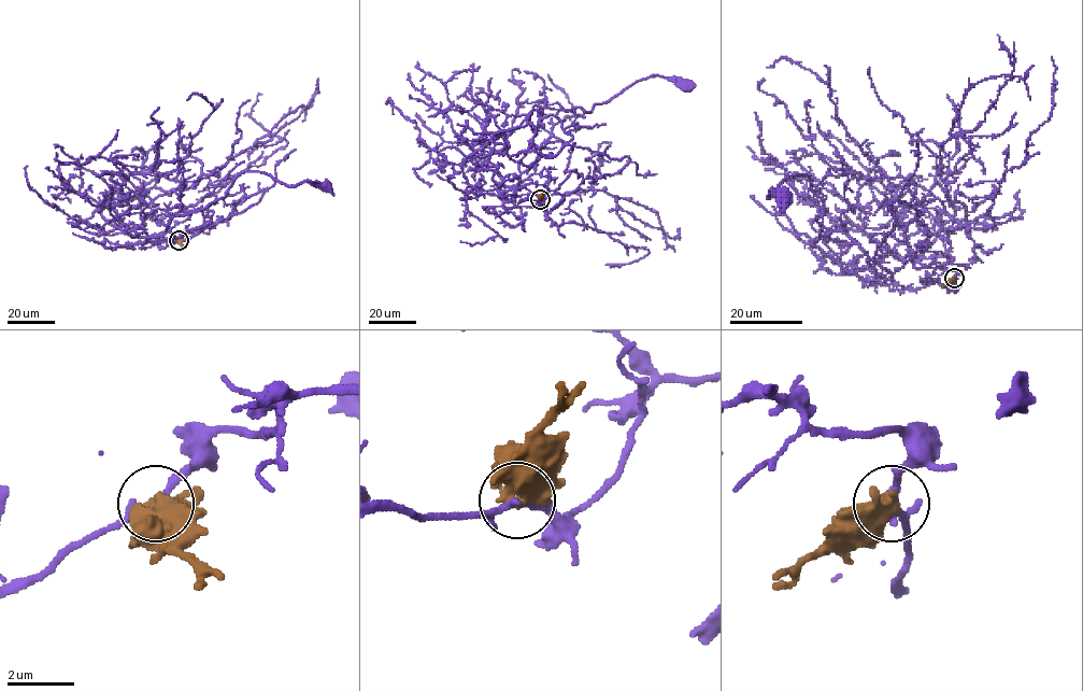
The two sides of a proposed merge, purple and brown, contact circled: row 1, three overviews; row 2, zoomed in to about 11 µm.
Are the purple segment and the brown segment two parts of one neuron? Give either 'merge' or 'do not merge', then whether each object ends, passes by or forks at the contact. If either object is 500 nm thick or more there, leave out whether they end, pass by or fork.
do not merge

